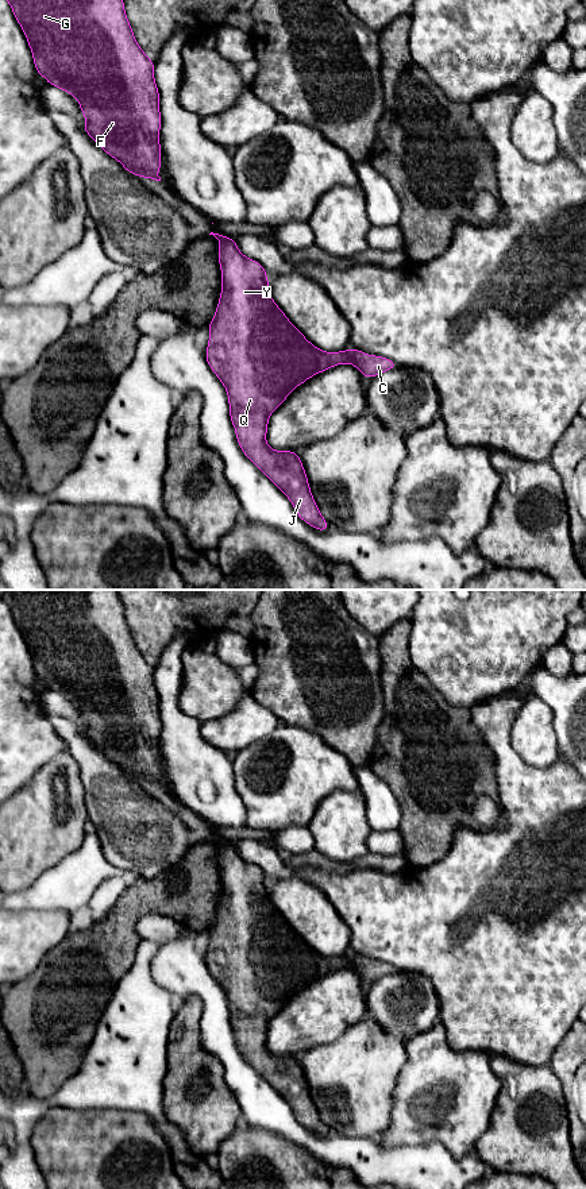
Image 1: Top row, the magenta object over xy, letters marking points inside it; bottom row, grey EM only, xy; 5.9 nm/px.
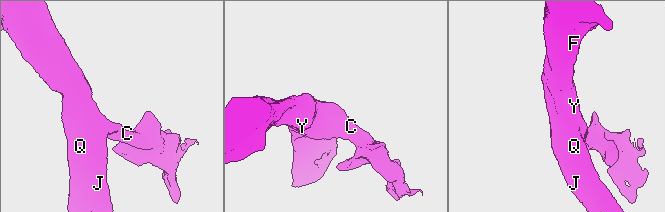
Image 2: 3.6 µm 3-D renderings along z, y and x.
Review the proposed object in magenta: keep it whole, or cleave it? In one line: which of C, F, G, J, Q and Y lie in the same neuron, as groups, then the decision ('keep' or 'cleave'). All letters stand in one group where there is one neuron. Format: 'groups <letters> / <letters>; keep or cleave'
groups C F G J Q Y; keep

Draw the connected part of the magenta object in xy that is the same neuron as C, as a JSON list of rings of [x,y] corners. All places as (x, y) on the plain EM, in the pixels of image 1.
[[[211,837],[219,848],[221,899],[211,924],[205,964],[228,999],[230,1022],[243,1058],[289,1103],[297,1120],[317,1135],[328,1135],[312,1101],[301,1063],[293,1055],[274,1055],[266,1047],[269,1020],[302,987],[334,970],[354,969],[363,981],[373,983],[398,969],[390,964],[366,960],[359,954],[324,957],[309,947],[288,924],[269,896],[263,870],[244,861],[235,844]]]

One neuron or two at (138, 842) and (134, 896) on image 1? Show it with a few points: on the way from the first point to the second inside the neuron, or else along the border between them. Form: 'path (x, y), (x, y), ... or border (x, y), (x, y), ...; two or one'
border (169, 868), (150, 879), (138, 877); two

